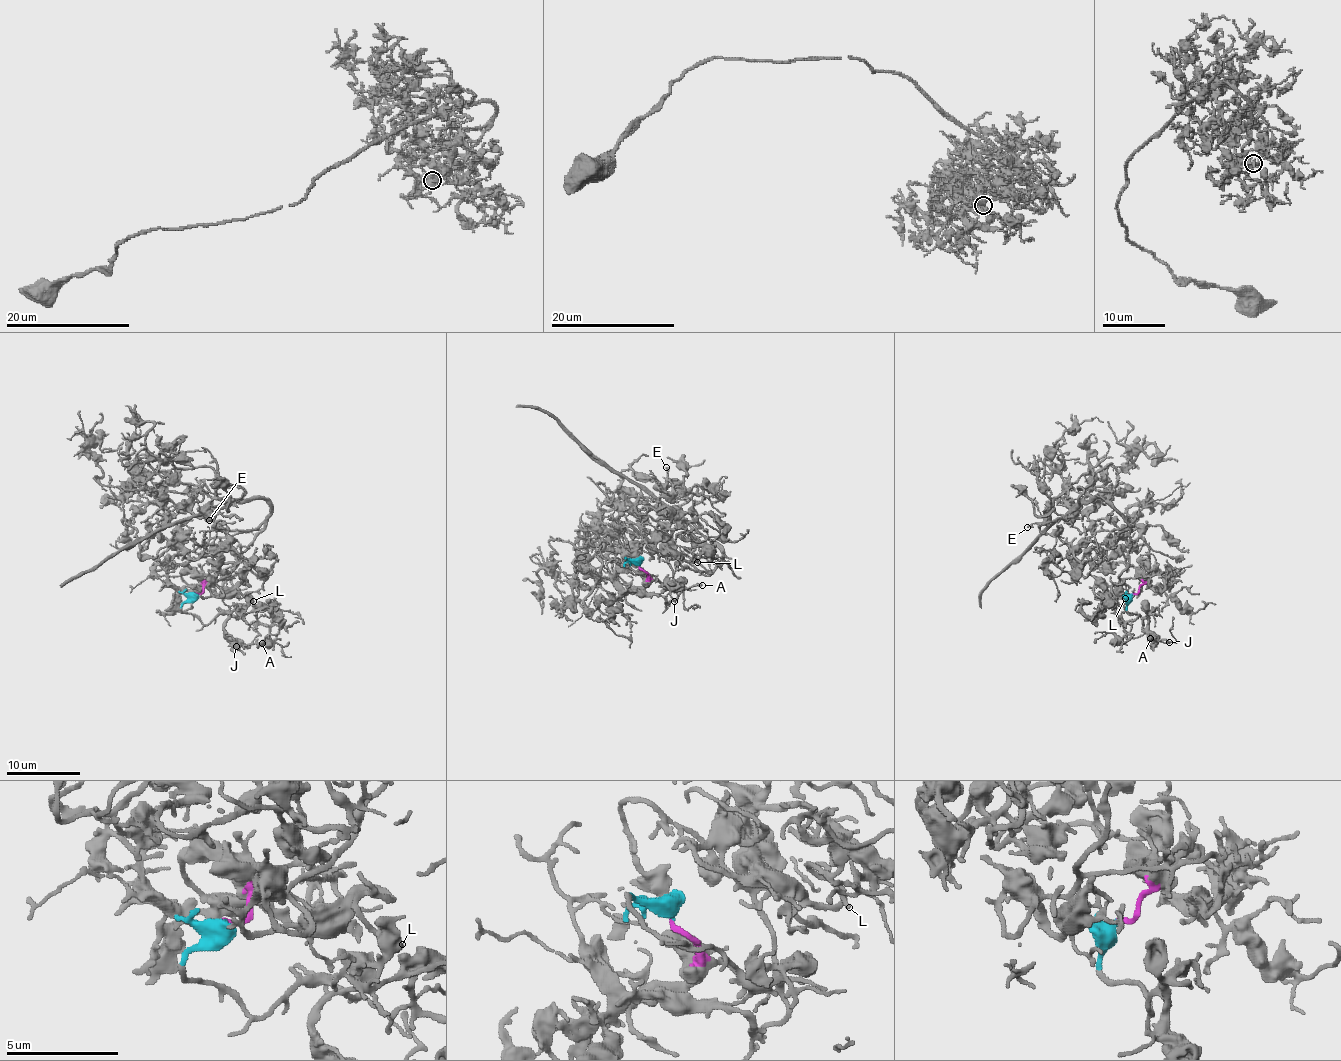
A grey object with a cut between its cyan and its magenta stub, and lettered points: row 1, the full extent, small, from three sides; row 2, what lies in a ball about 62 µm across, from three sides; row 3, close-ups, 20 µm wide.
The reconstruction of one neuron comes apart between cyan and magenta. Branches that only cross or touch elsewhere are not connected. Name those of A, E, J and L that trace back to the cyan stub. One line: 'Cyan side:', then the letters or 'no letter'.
Cyan side: A, J

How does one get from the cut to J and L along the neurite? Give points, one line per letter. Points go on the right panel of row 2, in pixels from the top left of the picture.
J: (1133, 593), (1126, 607), (1130, 613), (1139, 615), (1143, 624), (1153, 611), (1150, 630), (1160, 641), (1169, 642)
L: (1133, 593), (1149, 574), (1120, 579), (1108, 589), (1114, 598), (1124, 580), (1115, 583), (1111, 590), (1125, 598)

